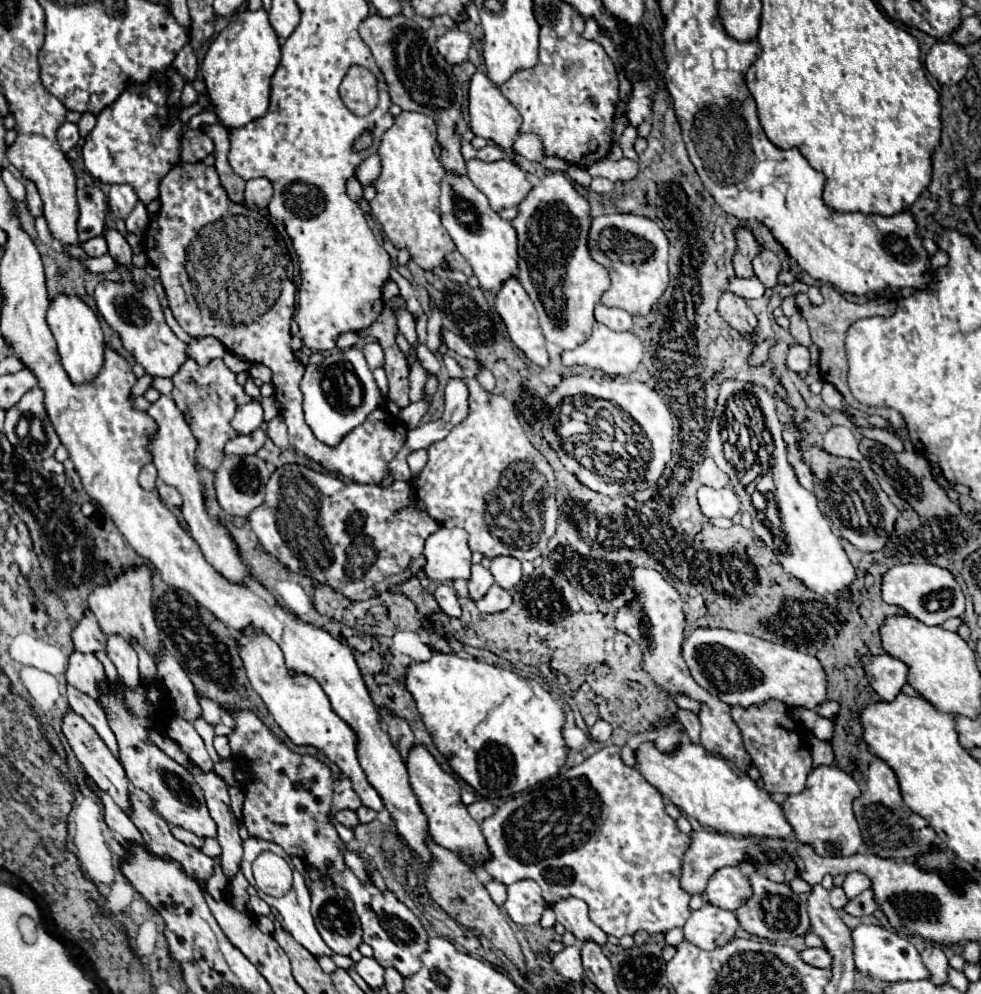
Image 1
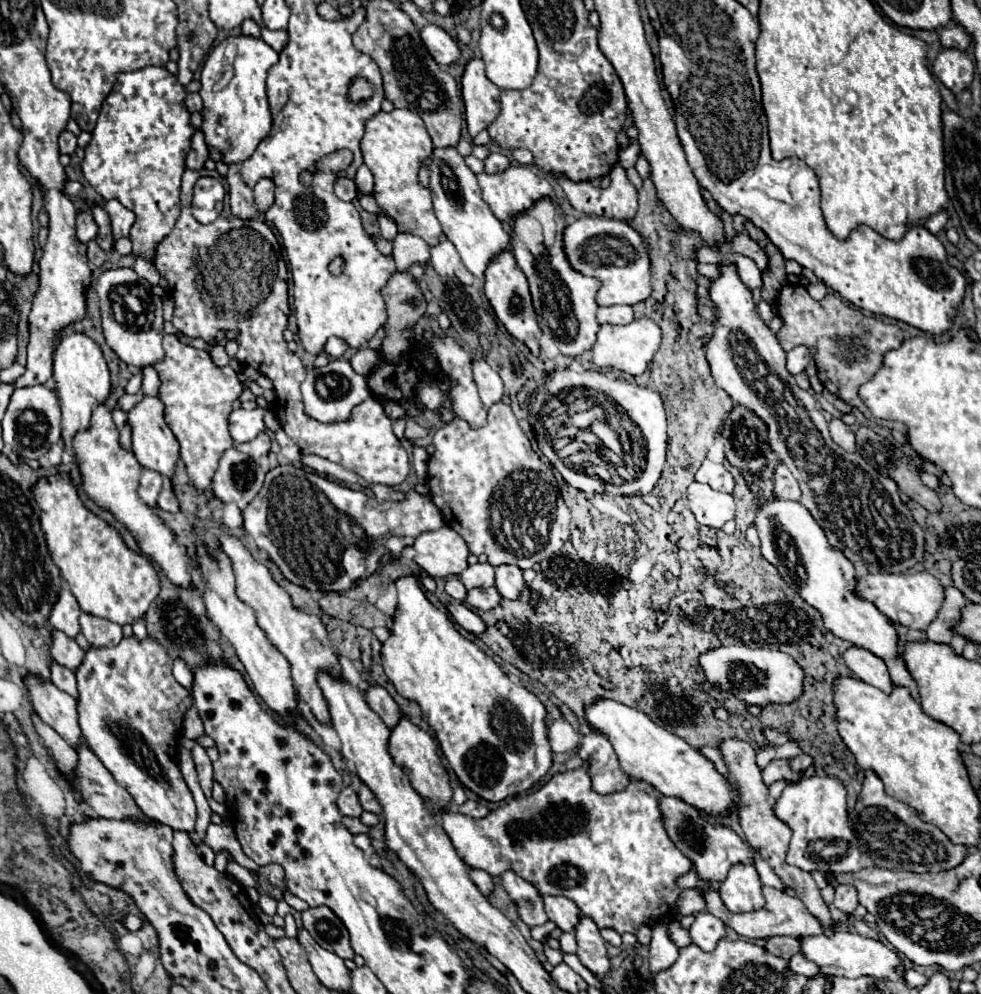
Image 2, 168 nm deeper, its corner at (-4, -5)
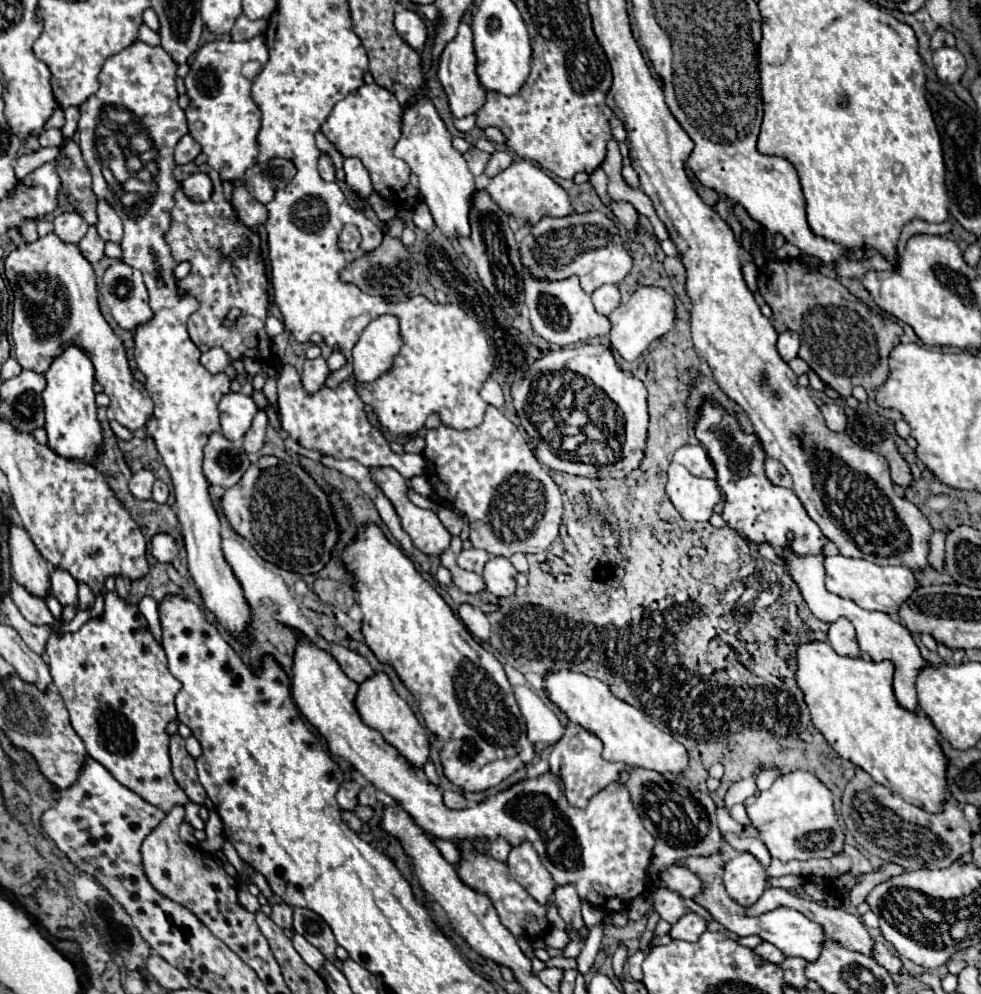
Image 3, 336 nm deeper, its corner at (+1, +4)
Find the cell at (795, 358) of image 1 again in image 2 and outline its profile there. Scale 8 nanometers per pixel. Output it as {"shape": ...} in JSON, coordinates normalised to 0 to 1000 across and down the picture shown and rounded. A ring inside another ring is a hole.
{"shape":[[[814,347],[814,349],[810,349],[810,351],[806,351],[802,355],[802,373],[806,377],[812,377],[812,375],[817,375],[817,373],[823,371],[825,363],[827,363],[825,351],[821,347]]]}

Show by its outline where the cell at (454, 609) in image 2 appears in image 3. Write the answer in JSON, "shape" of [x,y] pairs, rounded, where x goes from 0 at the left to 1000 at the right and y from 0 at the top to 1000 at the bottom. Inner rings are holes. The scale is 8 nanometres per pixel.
{"shape":[[[471,608],[467,612],[467,618],[471,622],[471,626],[475,628],[475,632],[479,634],[479,638],[483,642],[487,642],[489,646],[497,646],[499,644],[499,626],[495,622],[495,618],[479,608]]]}

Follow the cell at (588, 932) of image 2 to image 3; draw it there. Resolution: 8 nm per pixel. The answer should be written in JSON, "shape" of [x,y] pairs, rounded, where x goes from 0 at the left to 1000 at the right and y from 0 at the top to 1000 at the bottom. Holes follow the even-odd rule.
{"shape":[[[577,889],[577,891],[567,891],[565,899],[563,899],[563,907],[567,907],[569,915],[573,915],[573,924],[579,930],[579,940],[585,942],[597,942],[597,932],[593,928],[593,920],[591,920],[591,903],[585,895],[585,891]]]}

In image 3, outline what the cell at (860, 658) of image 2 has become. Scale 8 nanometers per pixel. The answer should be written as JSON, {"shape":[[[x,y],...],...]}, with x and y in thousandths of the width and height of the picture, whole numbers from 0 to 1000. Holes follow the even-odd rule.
{"shape":[[[854,622],[846,628],[844,646],[858,660],[877,660],[879,658],[875,652],[875,646],[873,646],[871,630],[862,622]]]}

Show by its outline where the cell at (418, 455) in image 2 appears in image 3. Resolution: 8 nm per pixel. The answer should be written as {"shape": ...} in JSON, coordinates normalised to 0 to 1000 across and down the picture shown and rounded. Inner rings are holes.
{"shape":[[[422,479],[420,483],[418,483],[418,489],[420,489],[420,493],[422,495],[426,495],[428,499],[440,499],[442,495],[440,495],[440,489],[436,487],[436,483],[432,481],[432,479]]]}

